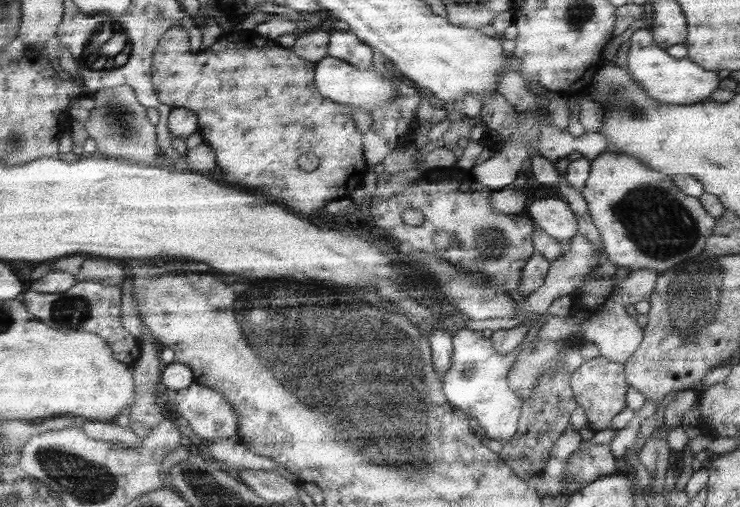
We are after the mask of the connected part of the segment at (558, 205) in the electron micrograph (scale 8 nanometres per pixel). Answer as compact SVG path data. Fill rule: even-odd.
M557 198L535 200L527 206L529 218L537 224L537 230L559 242L569 242L577 236L577 216L567 202Z

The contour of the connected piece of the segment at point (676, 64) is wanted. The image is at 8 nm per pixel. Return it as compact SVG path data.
M649 28L647 30L635 30L629 36L629 48L627 48L627 74L637 84L637 88L659 106L693 106L707 102L709 94L719 88L721 78L717 72L701 70L697 64L689 62L685 58L671 58L665 48L661 48Z

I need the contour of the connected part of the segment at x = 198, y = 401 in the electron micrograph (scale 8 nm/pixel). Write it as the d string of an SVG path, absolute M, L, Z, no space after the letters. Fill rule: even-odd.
M193 384L177 400L177 412L185 418L201 444L215 438L239 436L239 416L231 402L213 388Z

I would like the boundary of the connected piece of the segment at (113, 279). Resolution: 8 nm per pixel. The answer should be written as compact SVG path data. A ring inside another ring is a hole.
M89 258L77 274L79 282L103 282L109 286L123 286L125 278L127 268L121 268L117 262L103 258Z

